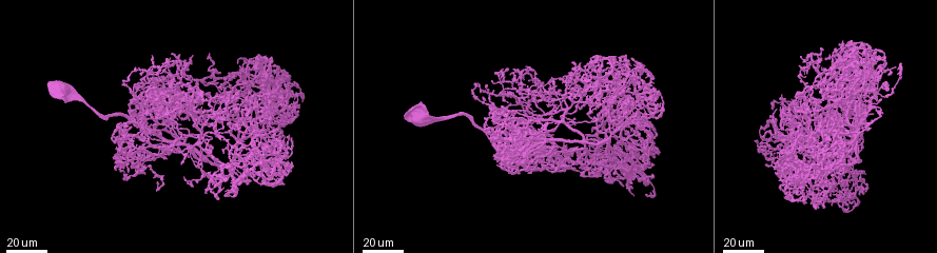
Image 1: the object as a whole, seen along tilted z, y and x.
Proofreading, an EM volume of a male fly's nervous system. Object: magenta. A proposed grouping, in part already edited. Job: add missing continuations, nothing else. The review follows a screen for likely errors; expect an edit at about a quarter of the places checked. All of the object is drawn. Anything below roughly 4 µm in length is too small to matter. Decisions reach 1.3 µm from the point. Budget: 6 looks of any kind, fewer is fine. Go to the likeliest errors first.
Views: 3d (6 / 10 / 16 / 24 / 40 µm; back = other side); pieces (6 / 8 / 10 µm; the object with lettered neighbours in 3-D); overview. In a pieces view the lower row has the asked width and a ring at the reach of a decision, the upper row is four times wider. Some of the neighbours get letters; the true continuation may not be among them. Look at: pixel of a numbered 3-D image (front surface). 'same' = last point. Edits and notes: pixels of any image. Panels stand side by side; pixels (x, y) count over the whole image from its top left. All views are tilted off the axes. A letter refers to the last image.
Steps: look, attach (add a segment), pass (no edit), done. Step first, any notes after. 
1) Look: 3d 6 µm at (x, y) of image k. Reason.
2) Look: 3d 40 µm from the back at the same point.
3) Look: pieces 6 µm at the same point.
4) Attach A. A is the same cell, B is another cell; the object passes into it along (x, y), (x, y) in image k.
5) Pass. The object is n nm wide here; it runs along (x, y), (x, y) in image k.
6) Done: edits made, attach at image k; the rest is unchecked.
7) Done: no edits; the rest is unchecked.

Look: 3d 24 µm at (280, 132) of image 1. Tapers out.

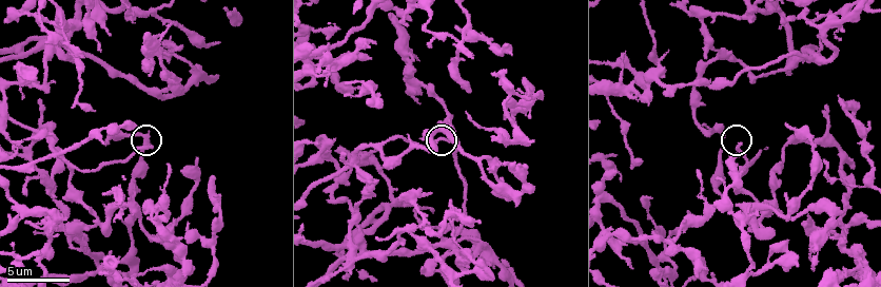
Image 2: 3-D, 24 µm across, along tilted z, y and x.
Look: pieces 6 µm at (151, 148) of image 2.

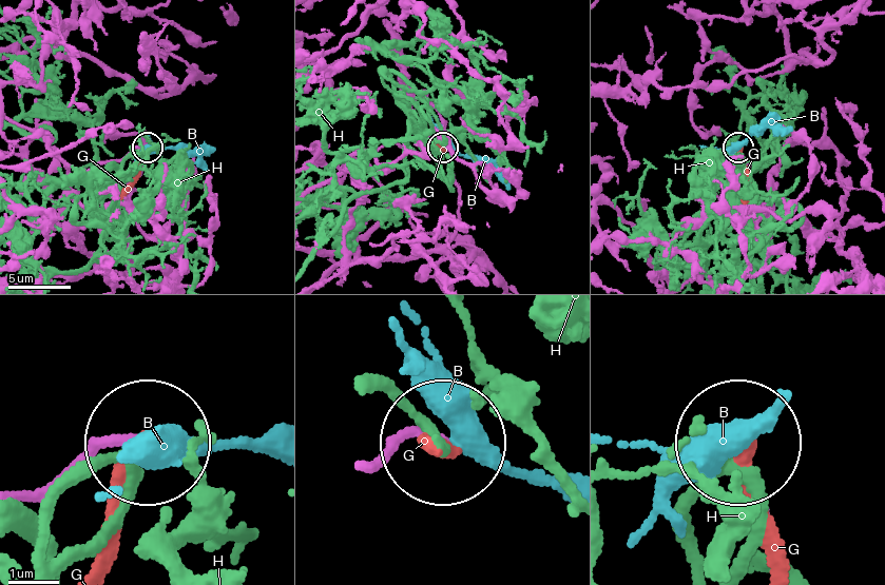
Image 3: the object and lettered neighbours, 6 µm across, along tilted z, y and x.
Attach B. The object is 180 nm wide here; B is the same cell, G and H are other cells; the cell continues.

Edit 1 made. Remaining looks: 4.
Look: overview. See it whole again.

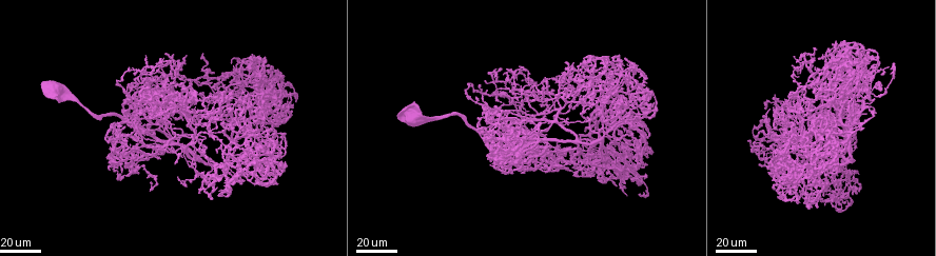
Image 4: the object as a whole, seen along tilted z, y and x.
Look: 3d 40 µm at (864, 74) of image 4. End of a long branch.

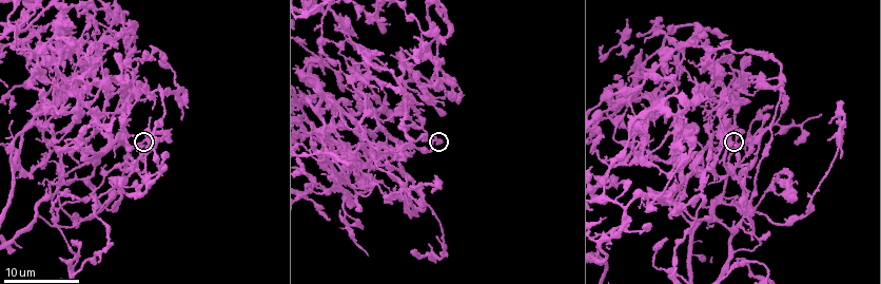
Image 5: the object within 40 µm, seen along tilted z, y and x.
Look: pieces 8 µm at (736, 143) of image 5. See the neighbours.

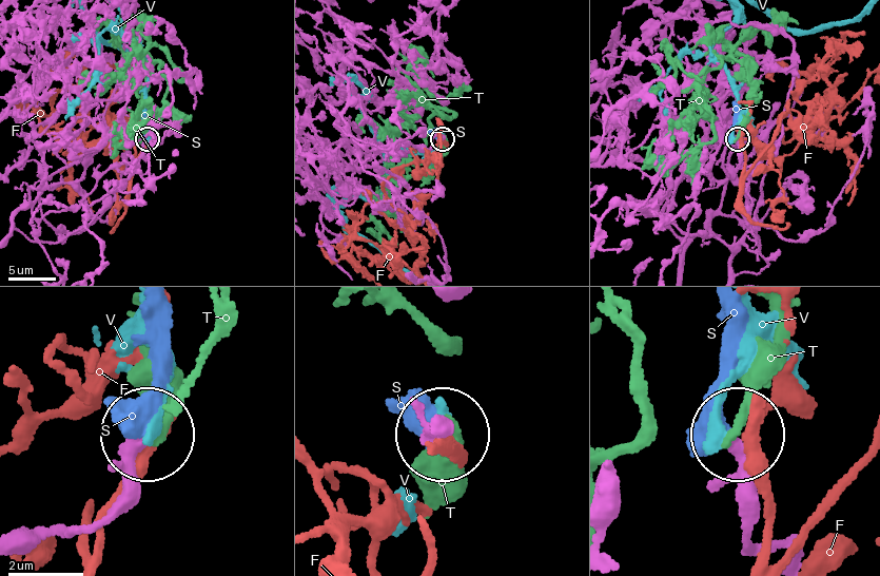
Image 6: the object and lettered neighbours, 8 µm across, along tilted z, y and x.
Pass. F, S, T and V are other cells; it runs along (793, 562), (784, 546), (749, 533), (739, 442) in image 6; no lettered segment goes on from it.

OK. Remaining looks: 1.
Done: edits made, attach at image 3; the rest is unchecked.

